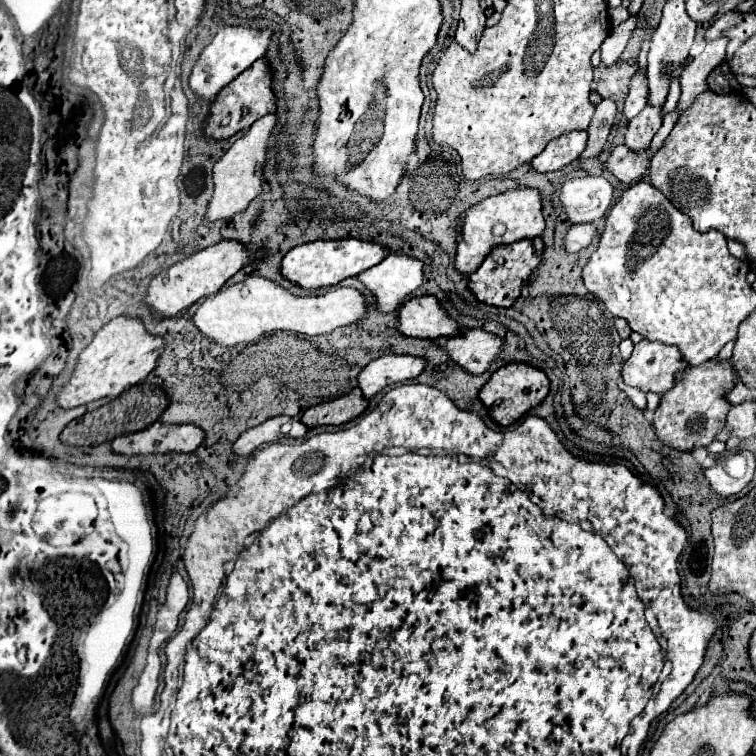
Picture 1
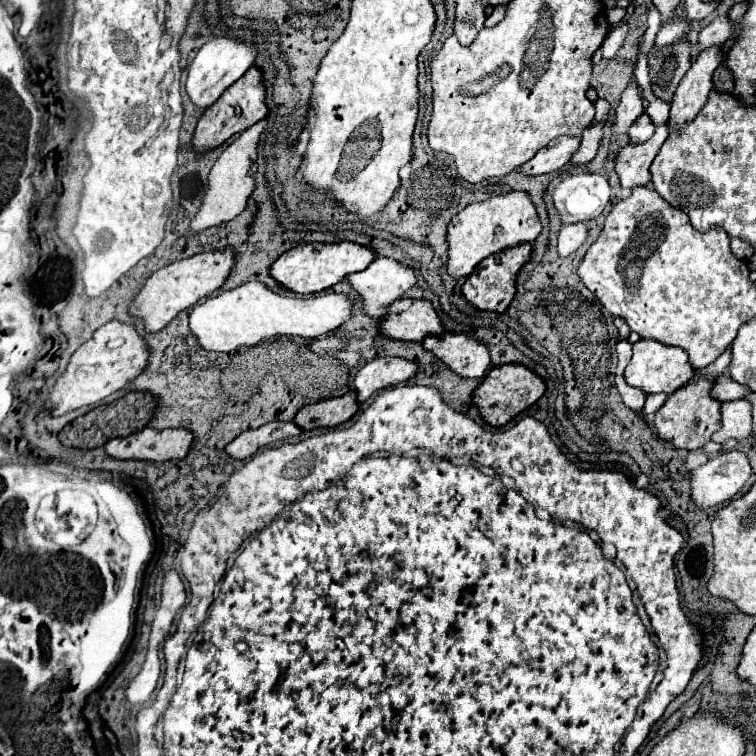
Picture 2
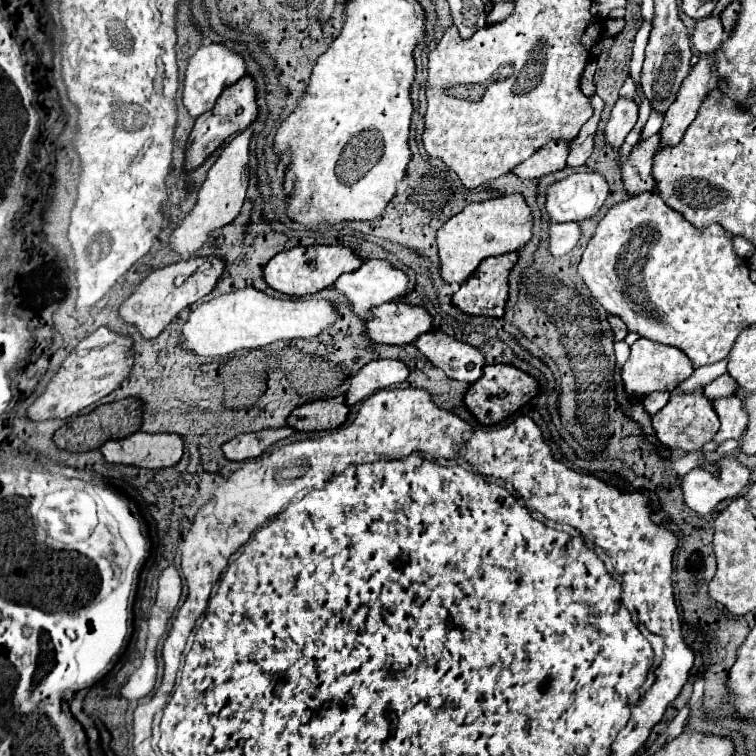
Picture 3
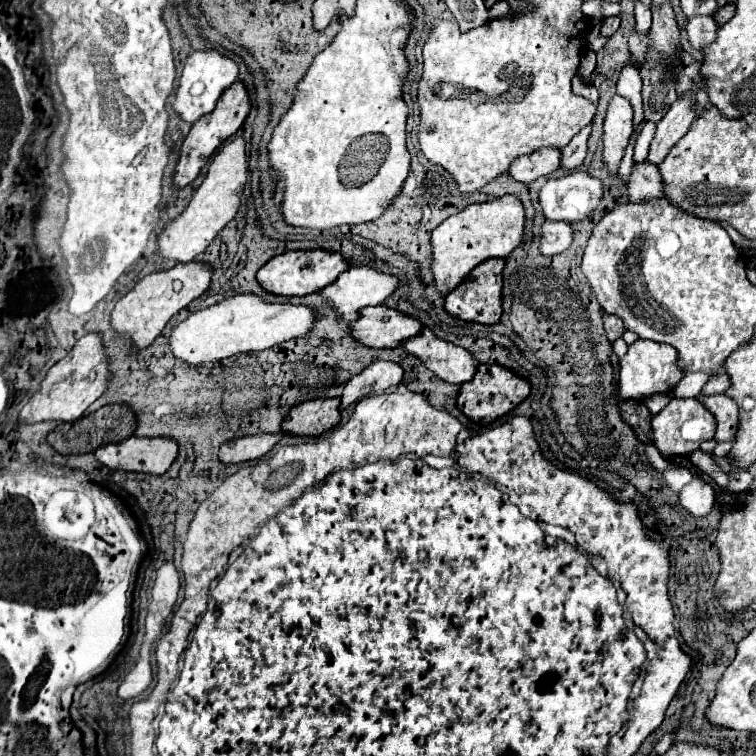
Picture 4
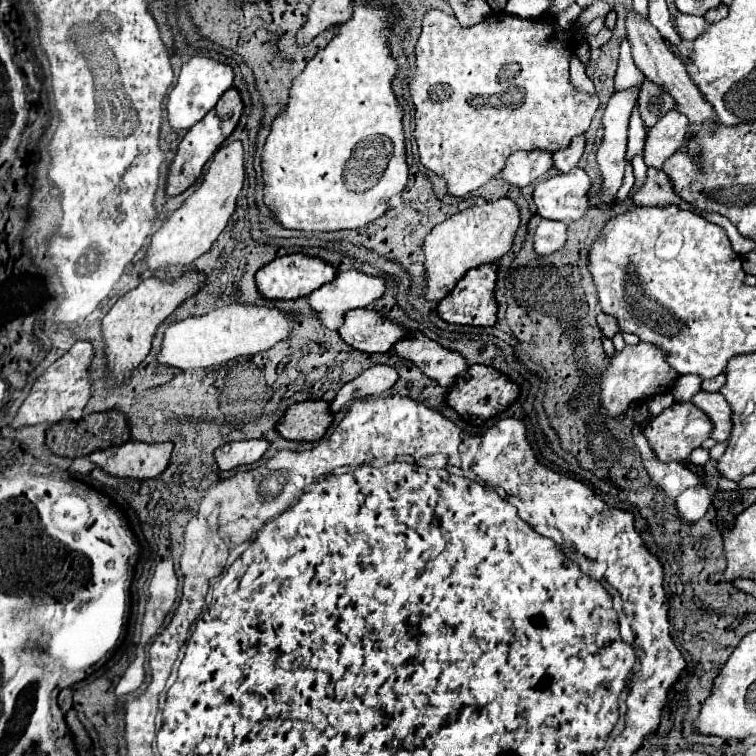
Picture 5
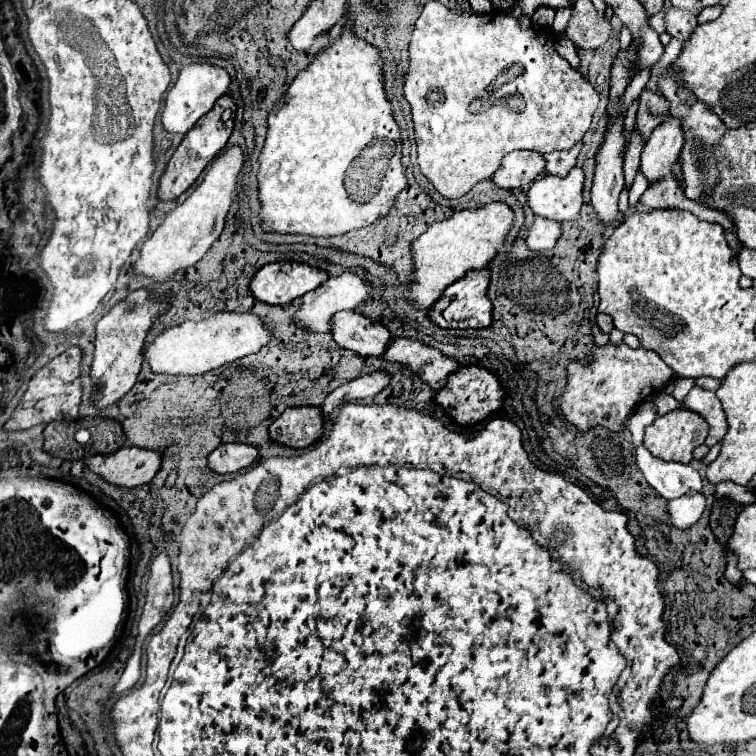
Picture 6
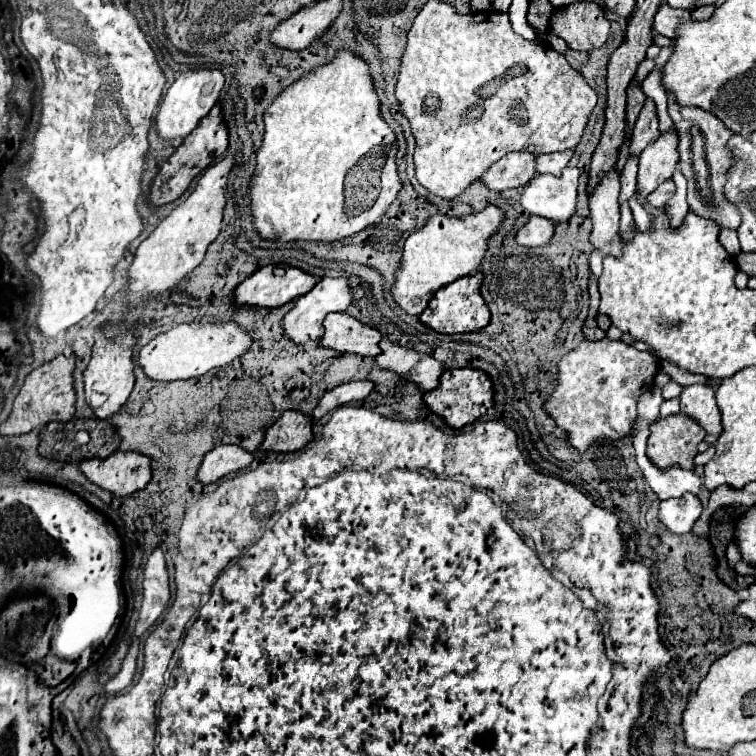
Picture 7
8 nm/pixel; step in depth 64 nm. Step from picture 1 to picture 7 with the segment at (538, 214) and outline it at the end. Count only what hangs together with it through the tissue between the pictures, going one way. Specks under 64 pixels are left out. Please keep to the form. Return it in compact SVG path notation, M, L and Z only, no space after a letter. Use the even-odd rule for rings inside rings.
M486 206L480 212L472 212L462 218L452 216L432 216L426 220L426 226L408 236L402 254L402 270L398 270L396 284L392 286L392 296L400 308L408 314L422 314L430 296L444 288L446 284L474 274L482 258L486 256L488 242L500 230L504 222L504 212L498 206Z

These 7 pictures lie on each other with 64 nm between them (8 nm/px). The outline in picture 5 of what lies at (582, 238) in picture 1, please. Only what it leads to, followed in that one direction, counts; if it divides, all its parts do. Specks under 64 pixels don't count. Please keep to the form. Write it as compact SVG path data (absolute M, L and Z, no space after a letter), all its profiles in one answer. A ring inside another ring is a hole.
M542 220L534 234L534 250L540 256L546 256L550 252L556 252L566 244L566 224L554 222L554 220Z

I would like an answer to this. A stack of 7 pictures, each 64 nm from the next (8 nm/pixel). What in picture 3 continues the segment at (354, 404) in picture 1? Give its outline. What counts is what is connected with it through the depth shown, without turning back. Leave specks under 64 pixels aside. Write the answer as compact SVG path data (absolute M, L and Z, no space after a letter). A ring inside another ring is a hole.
M344 396L328 398L328 400L314 400L308 404L298 406L286 420L294 430L312 432L312 430L332 430L344 424L350 414L350 406L346 404Z

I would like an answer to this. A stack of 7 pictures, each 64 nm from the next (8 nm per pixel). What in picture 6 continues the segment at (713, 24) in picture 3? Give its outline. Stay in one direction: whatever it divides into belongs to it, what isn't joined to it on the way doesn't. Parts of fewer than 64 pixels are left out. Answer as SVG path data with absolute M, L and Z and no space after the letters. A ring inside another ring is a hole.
M668 8L666 10L666 28L668 34L678 38L678 40L688 40L690 32L698 26L698 20L692 12L688 10L678 10L678 8Z

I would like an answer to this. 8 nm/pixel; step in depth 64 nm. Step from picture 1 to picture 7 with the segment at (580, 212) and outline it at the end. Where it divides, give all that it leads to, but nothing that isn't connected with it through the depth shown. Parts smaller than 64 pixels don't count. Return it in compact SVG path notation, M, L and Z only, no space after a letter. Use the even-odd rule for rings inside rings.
M566 168L562 176L538 174L534 176L520 198L520 204L526 212L562 222L576 212L578 202L578 168Z

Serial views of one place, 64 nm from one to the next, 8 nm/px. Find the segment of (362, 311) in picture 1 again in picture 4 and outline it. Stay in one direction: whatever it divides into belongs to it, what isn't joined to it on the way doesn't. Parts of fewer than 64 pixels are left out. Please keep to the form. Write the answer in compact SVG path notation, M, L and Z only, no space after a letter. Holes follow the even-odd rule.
M236 294L204 310L192 312L184 322L174 326L170 348L176 358L190 364L224 360L240 352L260 352L274 344L306 336L318 318L320 314L304 304L268 304L256 294Z

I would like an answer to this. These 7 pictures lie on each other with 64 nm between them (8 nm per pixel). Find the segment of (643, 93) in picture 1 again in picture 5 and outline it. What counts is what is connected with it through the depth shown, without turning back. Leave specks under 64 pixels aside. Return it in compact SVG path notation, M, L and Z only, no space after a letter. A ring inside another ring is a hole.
M614 92L610 98L602 124L604 140L598 148L598 166L602 172L602 202L614 202L624 176L624 156L626 156L626 136L628 120L634 108L634 96L630 92Z

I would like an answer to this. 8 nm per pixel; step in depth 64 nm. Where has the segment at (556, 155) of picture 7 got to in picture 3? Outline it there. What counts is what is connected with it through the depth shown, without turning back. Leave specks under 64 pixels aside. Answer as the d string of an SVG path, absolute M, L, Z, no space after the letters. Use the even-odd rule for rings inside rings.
M596 94L590 98L592 108L594 108L594 116L592 120L582 128L582 132L570 142L570 156L568 156L568 166L584 166L586 160L592 156L594 152L594 138L596 138L596 128L600 122L600 114L604 108L602 98L598 98Z

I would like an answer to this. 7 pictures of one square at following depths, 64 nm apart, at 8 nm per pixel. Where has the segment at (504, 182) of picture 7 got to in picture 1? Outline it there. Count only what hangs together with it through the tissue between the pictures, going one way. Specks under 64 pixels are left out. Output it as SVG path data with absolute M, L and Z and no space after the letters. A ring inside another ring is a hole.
M570 132L566 136L558 136L554 138L534 160L532 166L538 172L554 172L560 170L564 166L568 166L570 162L578 160L586 148L586 138L588 132Z

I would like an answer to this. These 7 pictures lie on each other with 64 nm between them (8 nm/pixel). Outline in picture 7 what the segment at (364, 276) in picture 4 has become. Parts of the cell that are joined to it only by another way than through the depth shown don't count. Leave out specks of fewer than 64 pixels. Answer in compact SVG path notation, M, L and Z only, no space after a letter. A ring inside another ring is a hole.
M340 276L340 278L322 278L308 294L296 298L294 308L284 316L282 328L288 334L288 338L292 338L296 344L314 340L314 338L322 336L322 320L330 312L344 312L352 302L354 302L354 290L352 290L350 280L346 276Z

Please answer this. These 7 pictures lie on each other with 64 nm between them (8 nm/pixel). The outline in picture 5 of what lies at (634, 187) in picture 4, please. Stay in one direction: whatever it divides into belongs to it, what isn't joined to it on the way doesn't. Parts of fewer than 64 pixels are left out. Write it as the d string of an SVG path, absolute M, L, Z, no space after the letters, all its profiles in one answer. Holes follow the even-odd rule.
M648 168L646 172L646 180L644 184L634 192L632 200L636 206L662 206L662 204L676 204L684 210L692 210L696 212L694 208L690 208L688 204L684 204L672 190L670 186L670 180L666 178L666 174L662 170L656 170L656 168Z

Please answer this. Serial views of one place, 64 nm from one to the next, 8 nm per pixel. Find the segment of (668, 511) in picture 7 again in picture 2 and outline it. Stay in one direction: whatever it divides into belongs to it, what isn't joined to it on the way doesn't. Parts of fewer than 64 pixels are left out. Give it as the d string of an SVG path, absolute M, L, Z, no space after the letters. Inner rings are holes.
M740 450L722 452L708 464L690 472L692 498L700 508L710 508L734 498L752 474L748 456Z

